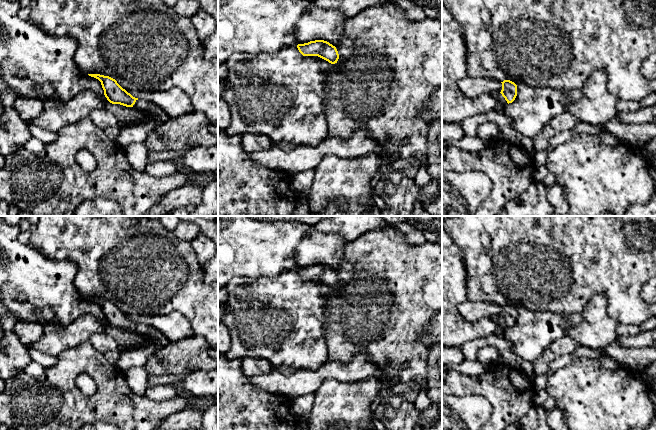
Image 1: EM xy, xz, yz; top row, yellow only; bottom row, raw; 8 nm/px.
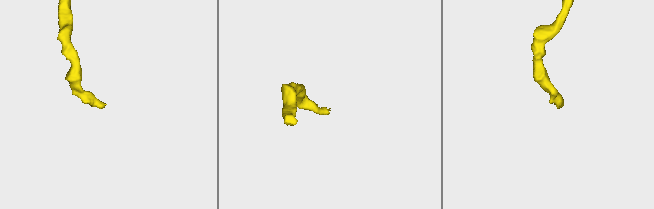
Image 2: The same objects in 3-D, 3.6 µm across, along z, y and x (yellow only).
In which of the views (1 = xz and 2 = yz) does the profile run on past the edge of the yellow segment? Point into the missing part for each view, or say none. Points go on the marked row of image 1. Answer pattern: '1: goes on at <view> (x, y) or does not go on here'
1: does not go on here
2: goes on at yz (502, 102)

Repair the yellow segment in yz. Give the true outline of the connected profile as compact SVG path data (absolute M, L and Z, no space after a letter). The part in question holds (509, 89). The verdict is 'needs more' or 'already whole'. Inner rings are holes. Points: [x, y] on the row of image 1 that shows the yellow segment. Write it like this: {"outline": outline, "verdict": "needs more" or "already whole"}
{"outline": "M504 80L502 83L502 90L499 93L493 94L494 97L497 99L498 105L496 110L504 111L504 107L512 103L516 96L517 96L517 85L510 81Z", "verdict": "needs more"}

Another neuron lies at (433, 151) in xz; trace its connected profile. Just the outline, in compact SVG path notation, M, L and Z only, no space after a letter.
M433 118L429 120L429 123L426 161L430 164L428 167L429 175L432 180L437 181L439 196L442 199L442 150L437 144L438 132L442 130L442 118Z

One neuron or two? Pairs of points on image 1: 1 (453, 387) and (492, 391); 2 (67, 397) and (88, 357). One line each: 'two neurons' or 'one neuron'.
1: one neuron
2: one neuron

